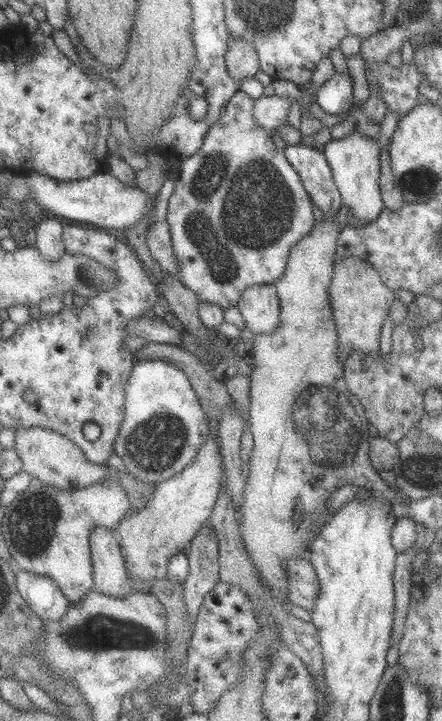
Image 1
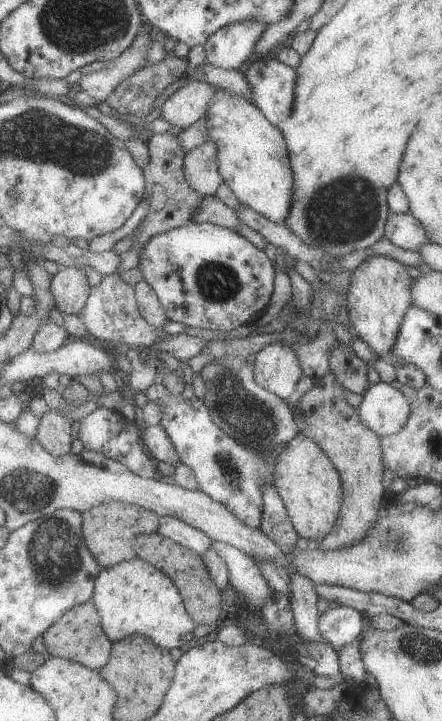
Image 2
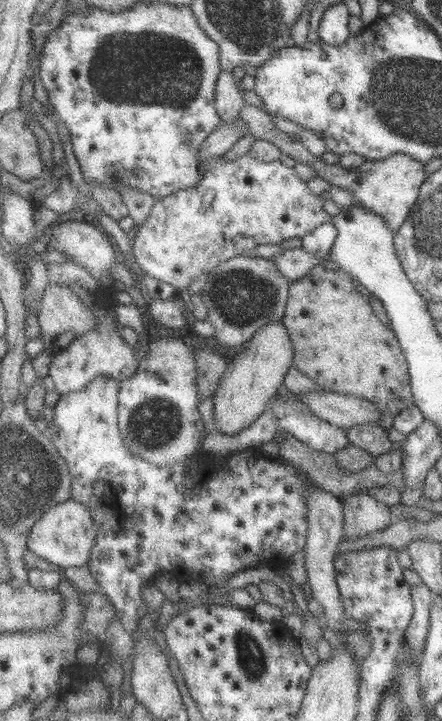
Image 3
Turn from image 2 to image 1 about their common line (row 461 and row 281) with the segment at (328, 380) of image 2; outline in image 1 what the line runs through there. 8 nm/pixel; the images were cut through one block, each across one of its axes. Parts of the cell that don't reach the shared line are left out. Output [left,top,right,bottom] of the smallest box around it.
[331,256,396,355]

